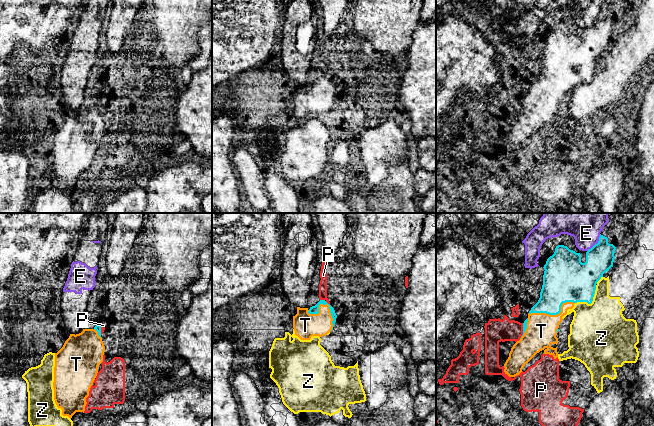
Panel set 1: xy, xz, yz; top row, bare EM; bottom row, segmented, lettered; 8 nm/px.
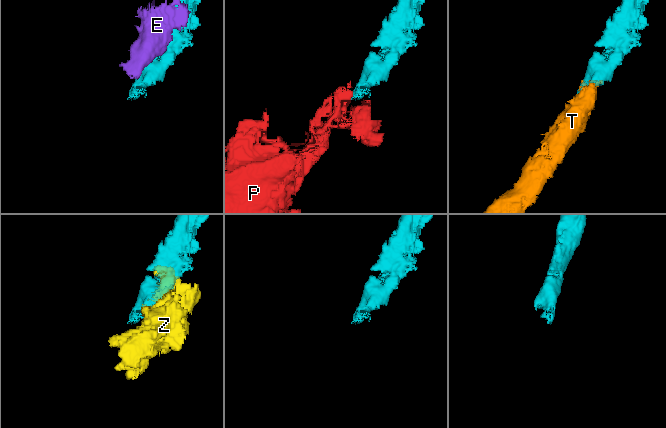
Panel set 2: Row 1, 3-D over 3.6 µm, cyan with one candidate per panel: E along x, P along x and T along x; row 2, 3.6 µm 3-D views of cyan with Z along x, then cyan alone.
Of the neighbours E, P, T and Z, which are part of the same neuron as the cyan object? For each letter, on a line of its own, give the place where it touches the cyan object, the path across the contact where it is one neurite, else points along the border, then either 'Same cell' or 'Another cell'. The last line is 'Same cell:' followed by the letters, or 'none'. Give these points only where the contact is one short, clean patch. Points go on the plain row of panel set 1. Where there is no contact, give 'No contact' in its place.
E: Touches cyan at yz (597, 19). Another cell
P: Touches cyan at xz (325, 77). Boundary: xz (320, 75), (329, 80). Another cell
T: Touches cyan at xz (327, 79). Same cell
Z: Touches cyan at yz (591, 78). Another cell
Same cell: T

